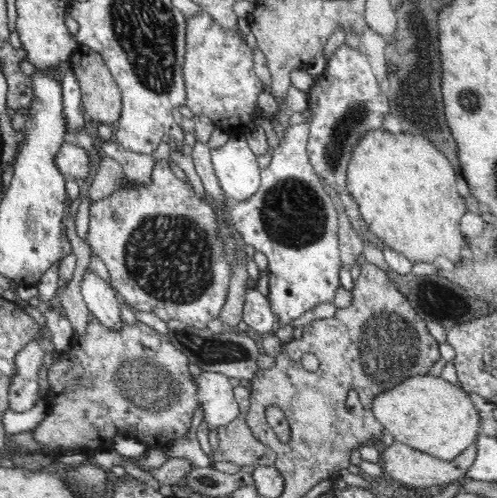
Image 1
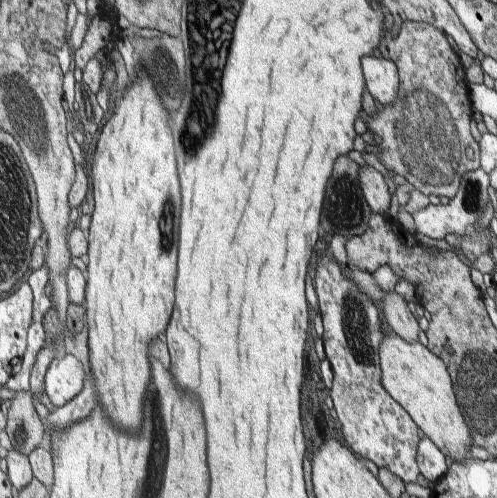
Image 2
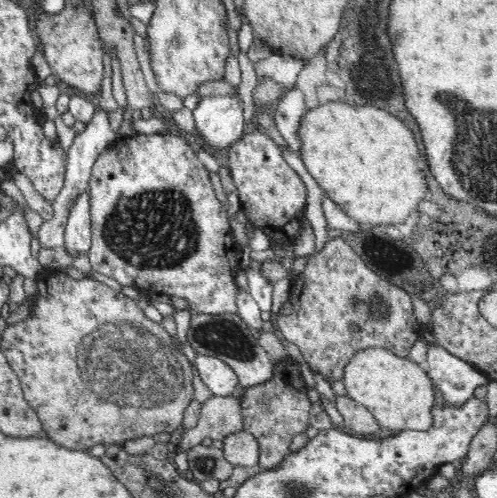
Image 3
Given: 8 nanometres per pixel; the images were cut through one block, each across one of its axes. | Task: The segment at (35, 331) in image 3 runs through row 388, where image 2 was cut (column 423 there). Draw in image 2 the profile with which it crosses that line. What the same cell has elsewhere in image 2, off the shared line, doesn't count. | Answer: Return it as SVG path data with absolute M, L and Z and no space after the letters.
M403 22L395 36L385 34L379 54L393 62L399 70L399 98L393 106L379 106L371 118L363 120L363 128L371 130L377 140L381 162L371 158L383 172L393 170L397 180L409 182L425 196L453 198L459 178L467 170L479 170L479 144L469 134L473 106L465 68L459 64L453 42L431 24Z

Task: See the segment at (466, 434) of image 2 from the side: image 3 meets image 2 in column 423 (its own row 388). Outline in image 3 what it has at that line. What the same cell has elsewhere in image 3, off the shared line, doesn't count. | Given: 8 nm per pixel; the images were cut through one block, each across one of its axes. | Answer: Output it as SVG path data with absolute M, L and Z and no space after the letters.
M366 348L356 352L354 360L344 366L344 384L350 392L350 398L362 404L388 432L406 432L416 430L424 432L434 426L432 410L438 404L434 380L422 366L410 358L400 358L398 354L382 348Z

